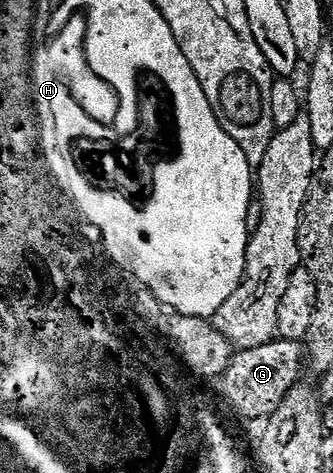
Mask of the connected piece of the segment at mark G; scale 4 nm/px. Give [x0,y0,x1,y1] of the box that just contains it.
[218,338,302,423]

